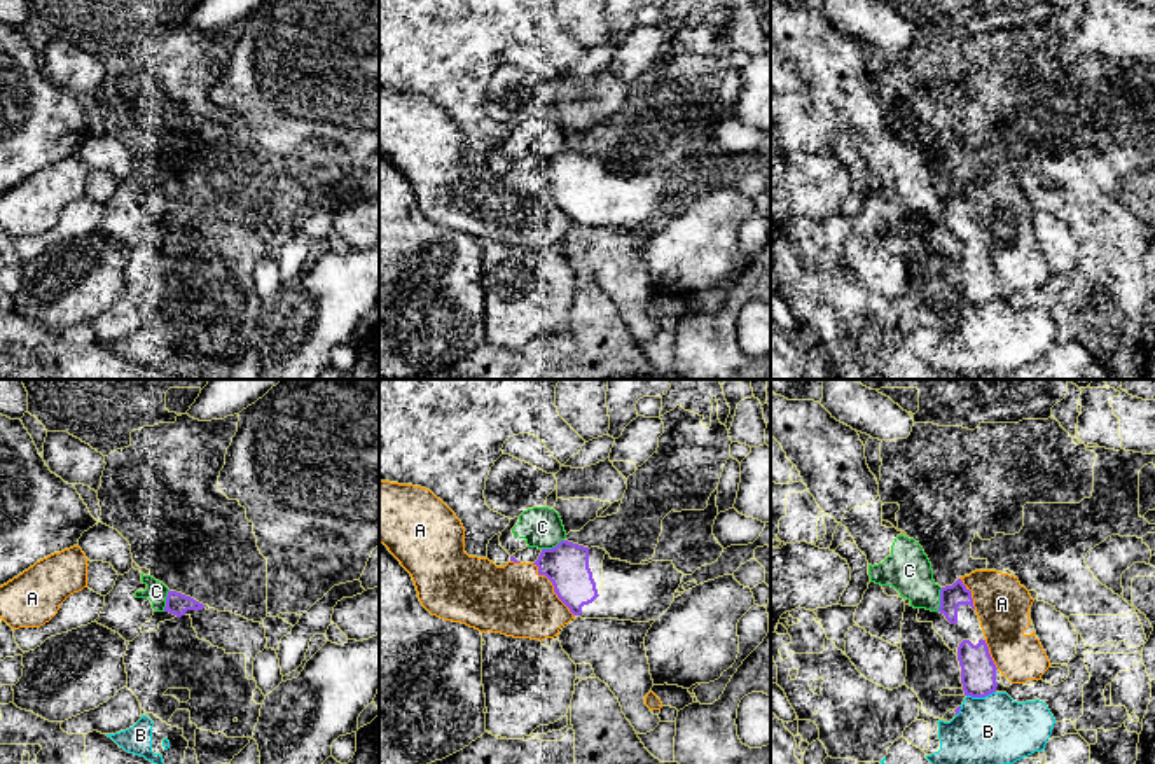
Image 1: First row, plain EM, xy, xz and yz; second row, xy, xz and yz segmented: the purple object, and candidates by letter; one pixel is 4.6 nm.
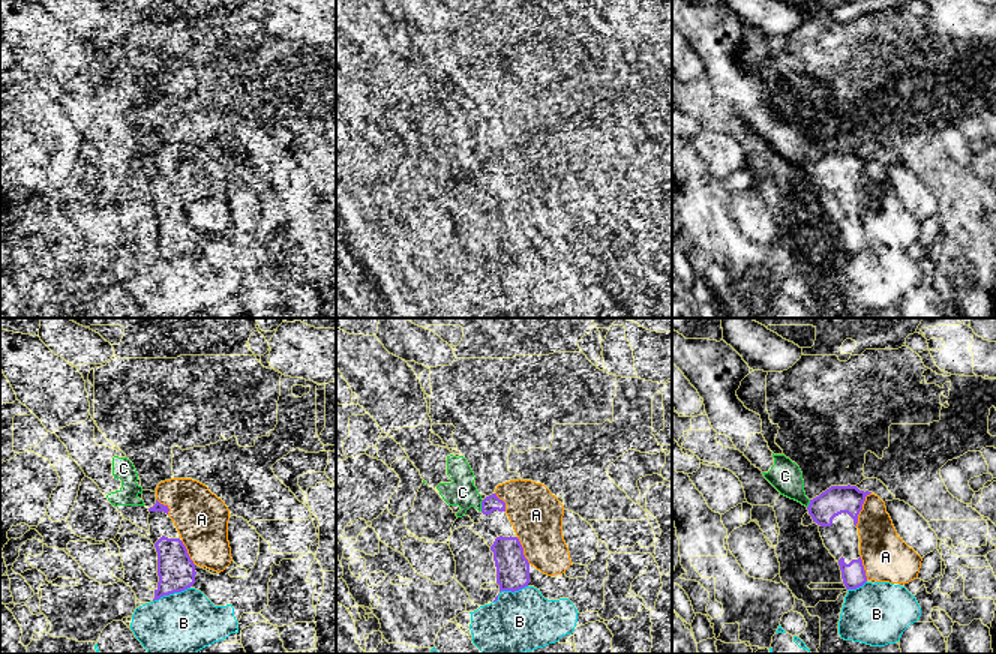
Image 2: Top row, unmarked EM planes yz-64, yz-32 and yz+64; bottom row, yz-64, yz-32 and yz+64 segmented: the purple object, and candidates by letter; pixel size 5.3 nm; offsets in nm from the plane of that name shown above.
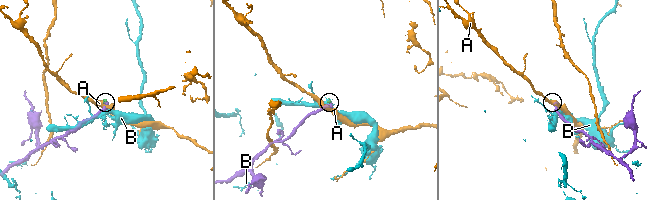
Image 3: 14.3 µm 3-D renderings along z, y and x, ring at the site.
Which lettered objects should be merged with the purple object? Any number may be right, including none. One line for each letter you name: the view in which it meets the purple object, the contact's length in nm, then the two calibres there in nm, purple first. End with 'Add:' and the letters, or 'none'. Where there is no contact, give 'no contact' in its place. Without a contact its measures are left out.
Add: none

